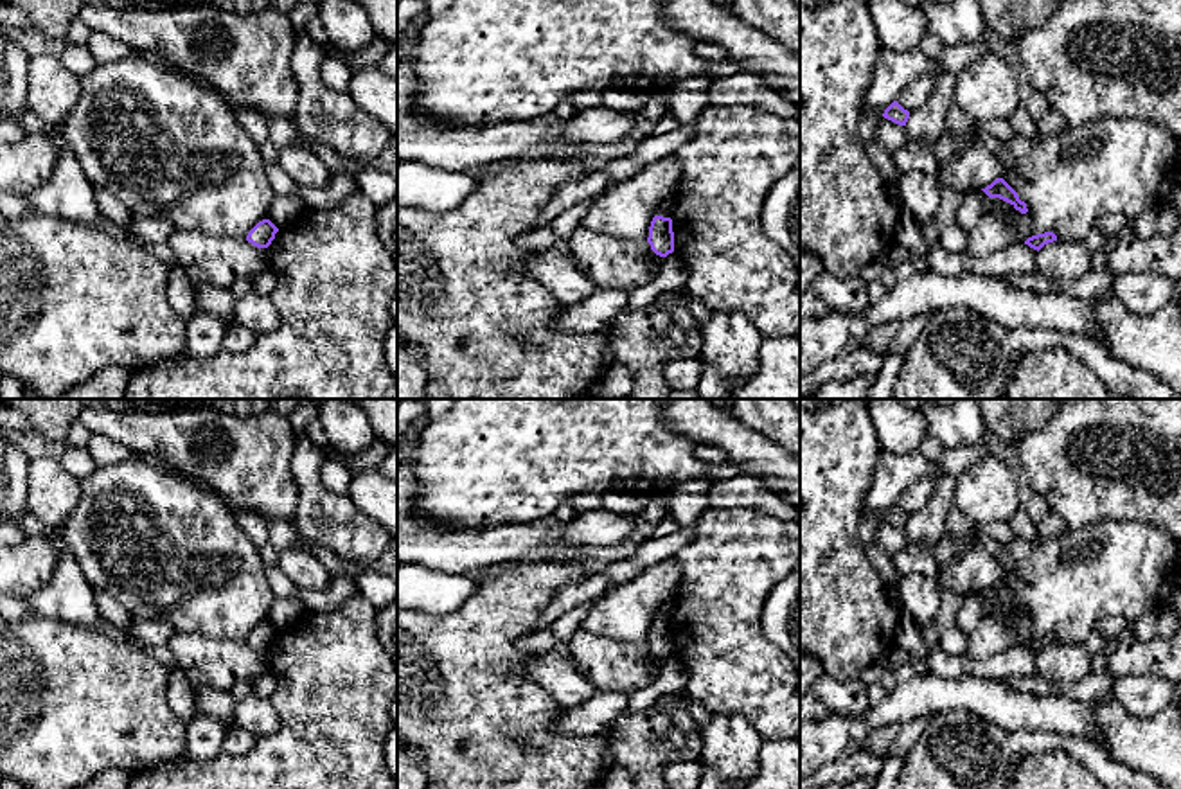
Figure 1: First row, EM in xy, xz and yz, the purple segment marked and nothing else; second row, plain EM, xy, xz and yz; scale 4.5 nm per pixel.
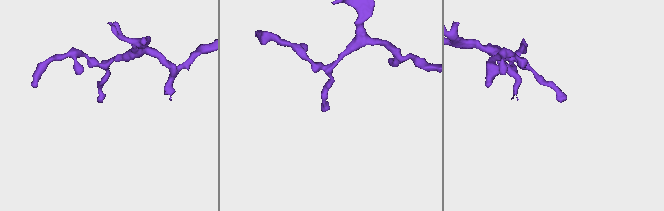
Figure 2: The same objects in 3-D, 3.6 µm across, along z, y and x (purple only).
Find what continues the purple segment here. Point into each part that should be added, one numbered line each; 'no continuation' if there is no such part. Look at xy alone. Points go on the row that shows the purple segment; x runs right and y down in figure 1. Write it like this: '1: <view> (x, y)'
no continuation

